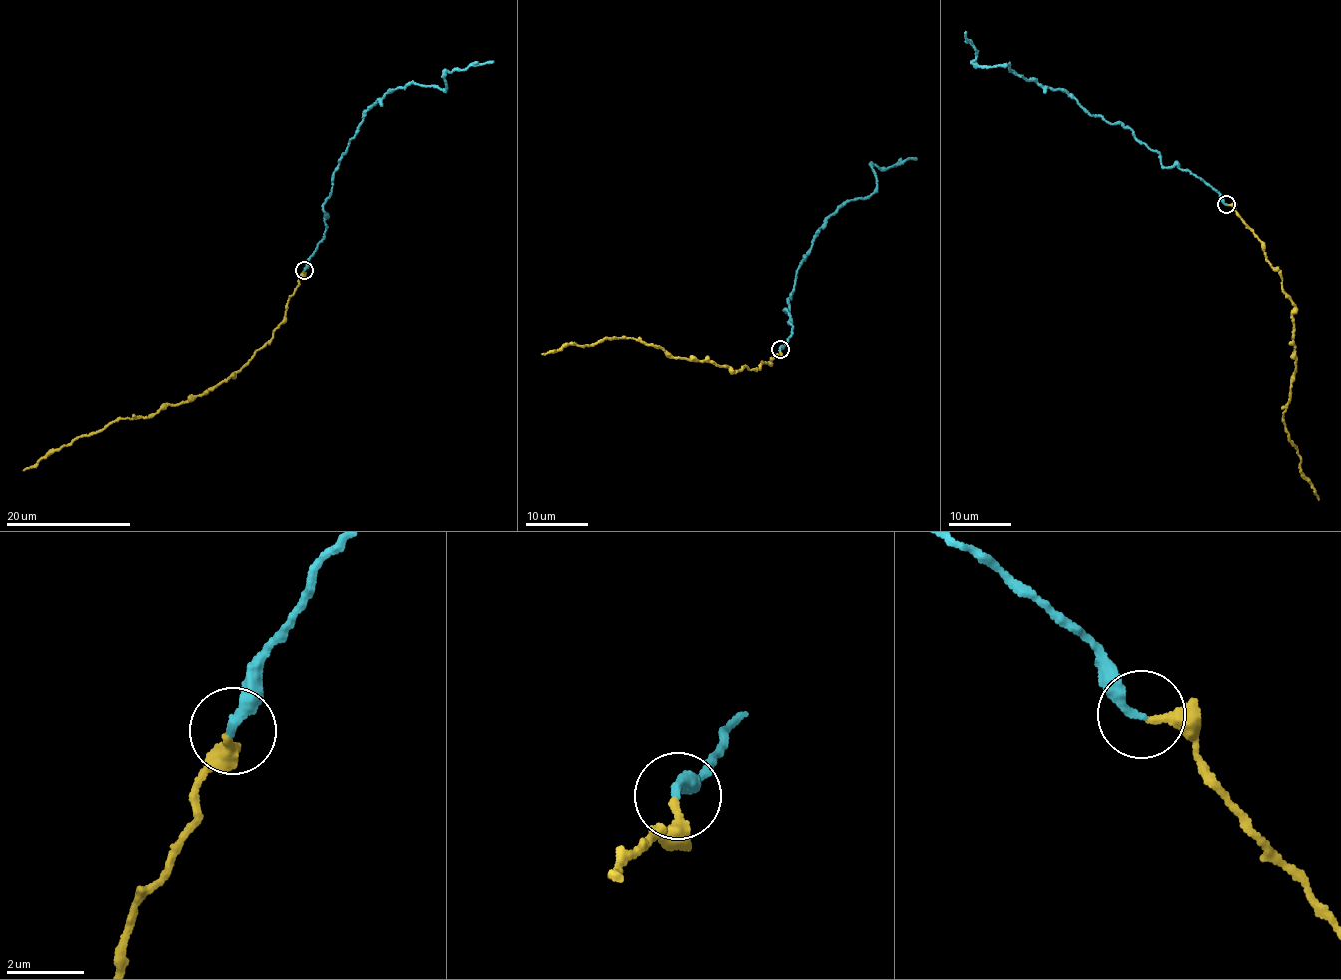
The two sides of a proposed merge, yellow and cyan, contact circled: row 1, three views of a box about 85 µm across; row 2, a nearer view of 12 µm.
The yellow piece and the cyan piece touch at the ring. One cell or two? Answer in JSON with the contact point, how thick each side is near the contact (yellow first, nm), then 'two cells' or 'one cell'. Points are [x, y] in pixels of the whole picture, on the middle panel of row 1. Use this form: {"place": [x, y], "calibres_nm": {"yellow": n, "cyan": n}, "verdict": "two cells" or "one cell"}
{"place": [780, 349], "calibres_nm": {"yellow": 240, "cyan": 280}, "verdict": "one cell"}

